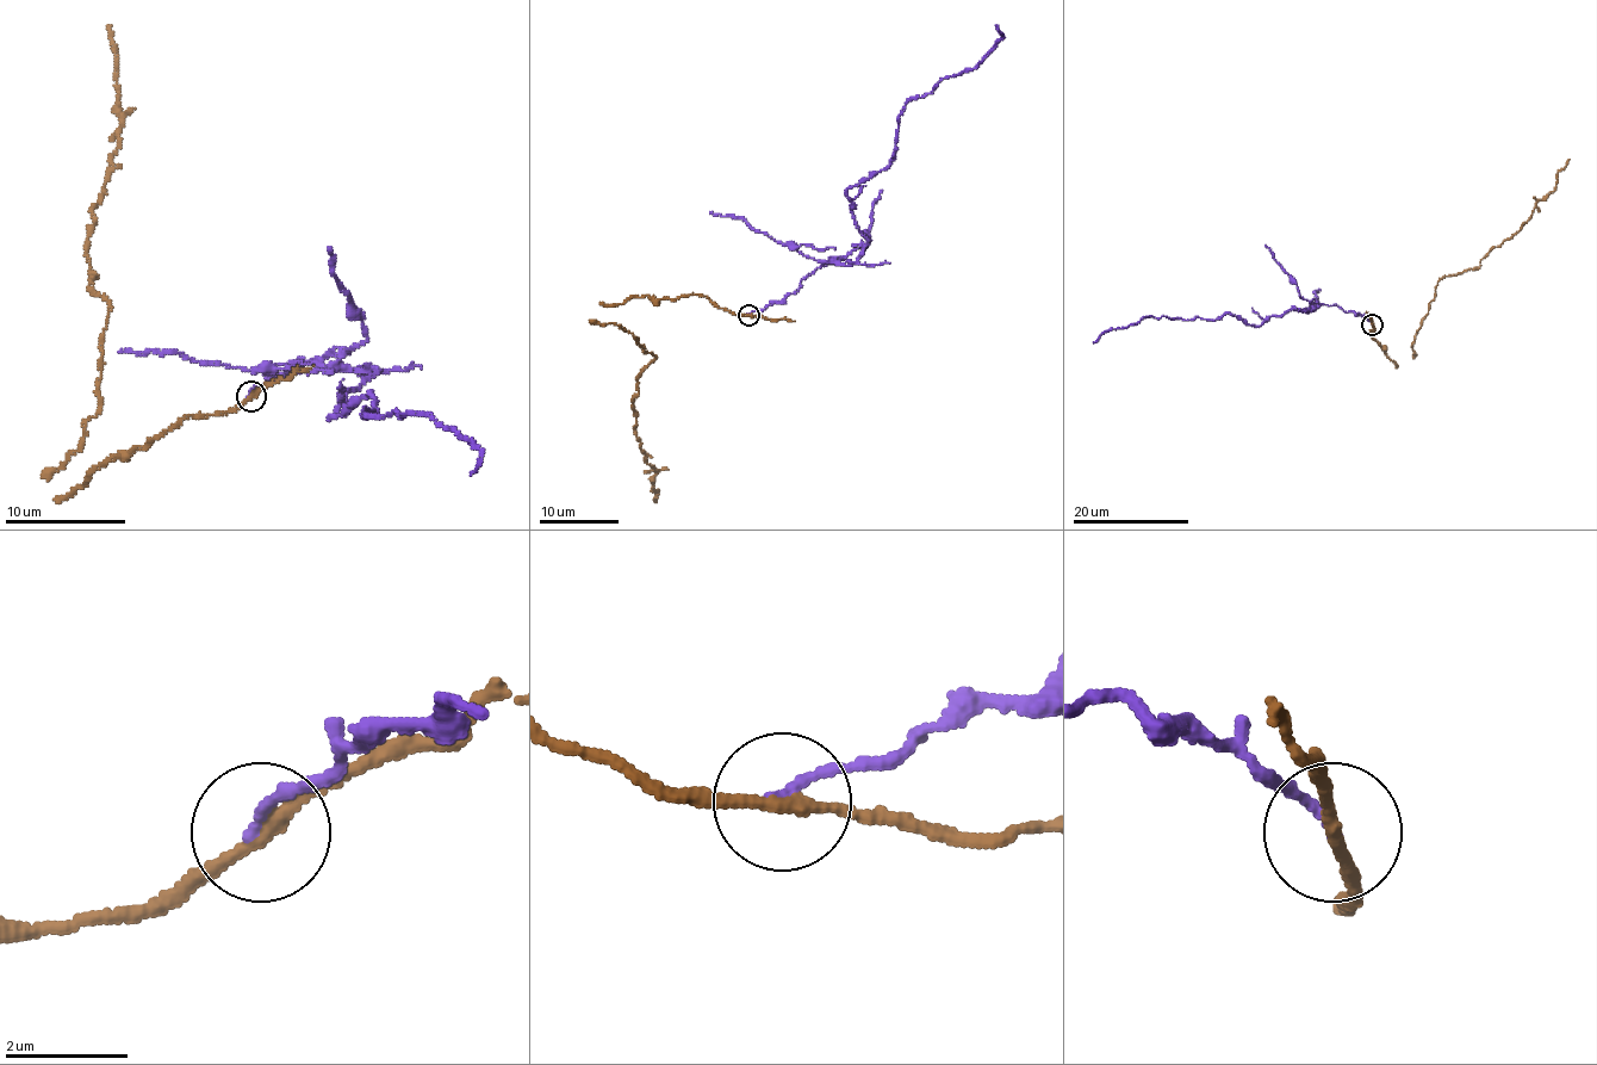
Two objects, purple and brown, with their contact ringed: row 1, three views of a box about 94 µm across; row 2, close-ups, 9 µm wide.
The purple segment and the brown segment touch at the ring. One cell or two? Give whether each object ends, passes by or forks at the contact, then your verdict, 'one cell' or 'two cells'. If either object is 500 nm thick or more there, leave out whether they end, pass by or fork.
purple ends there; brown passes by; two cells

